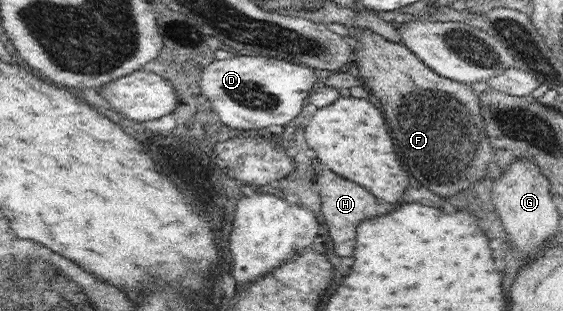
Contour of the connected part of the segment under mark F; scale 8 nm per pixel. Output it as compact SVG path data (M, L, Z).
M349 26L349 30L357 40L353 52L354 56L358 56L355 61L359 76L364 87L382 102L384 114L390 122L390 130L398 146L396 154L400 156L404 170L438 196L451 198L460 192L470 192L475 182L480 182L487 176L488 165L495 162L494 151L485 132L478 93L468 84L440 76L403 43L386 40L372 30L362 30L356 26Z

